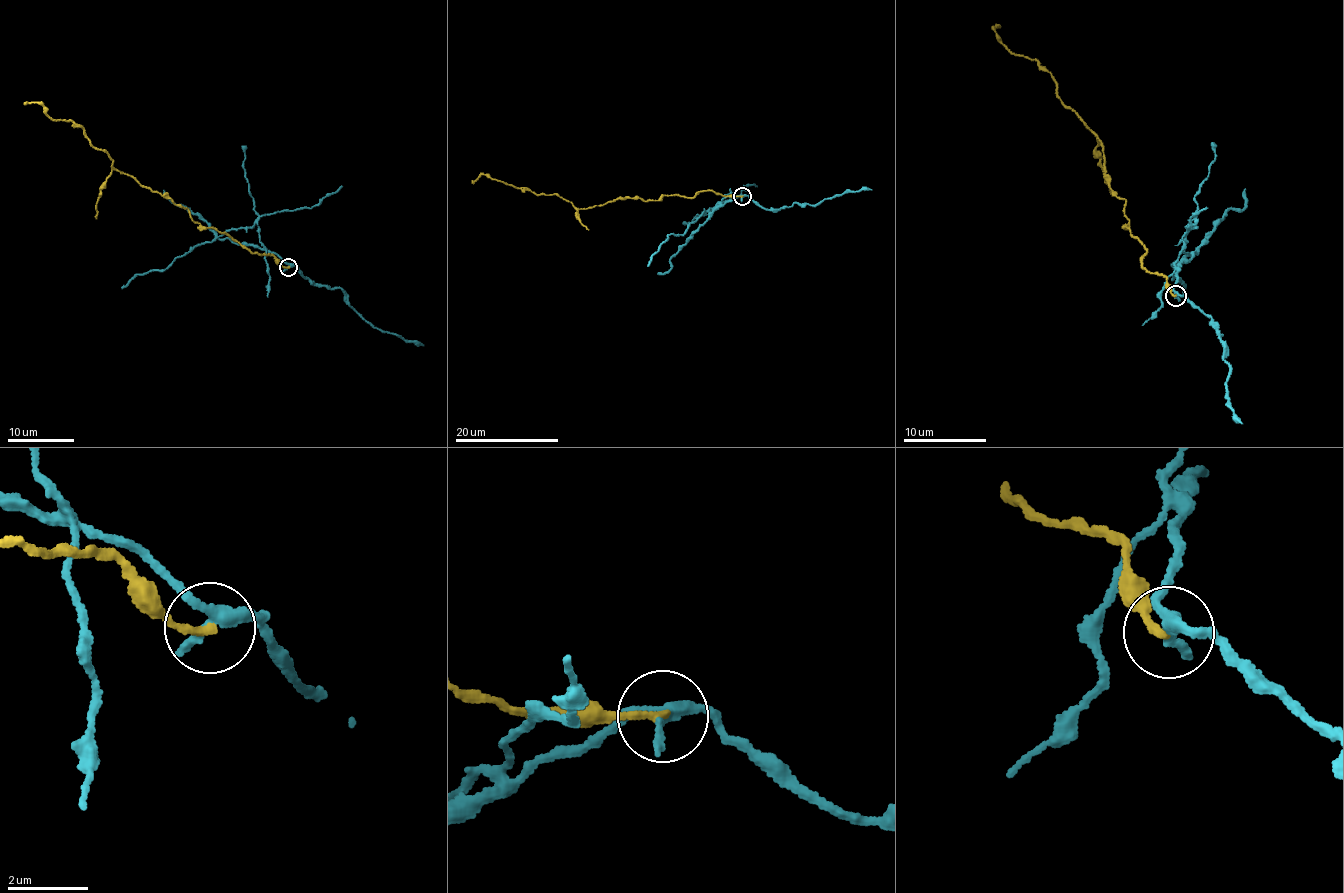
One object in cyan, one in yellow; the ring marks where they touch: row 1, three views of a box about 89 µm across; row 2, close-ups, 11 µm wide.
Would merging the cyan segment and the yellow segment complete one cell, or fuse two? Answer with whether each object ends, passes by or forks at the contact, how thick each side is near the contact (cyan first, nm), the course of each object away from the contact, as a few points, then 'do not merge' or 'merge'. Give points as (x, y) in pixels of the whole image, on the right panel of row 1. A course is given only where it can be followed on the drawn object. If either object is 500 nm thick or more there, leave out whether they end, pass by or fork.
cyan passes by; yellow ends there; 320 nm thick on the cyan side, 160 nm on the other; cyan runs (1174, 296), (1176, 265), (1183, 237), (1182, 247), (1189, 255), (1171, 266), (1174, 279), (1181, 280), (1186, 296); yellow runs (1174, 296), (1142, 267), (1097, 138), (999, 26); do not merge

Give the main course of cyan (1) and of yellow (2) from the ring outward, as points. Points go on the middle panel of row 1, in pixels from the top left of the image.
1: (742, 196), (701, 212), (683, 234), (668, 234), (648, 266)
2: (742, 196), (704, 191), (655, 201), (620, 197), (580, 208), (556, 194), (534, 193), (484, 174), (471, 183)

